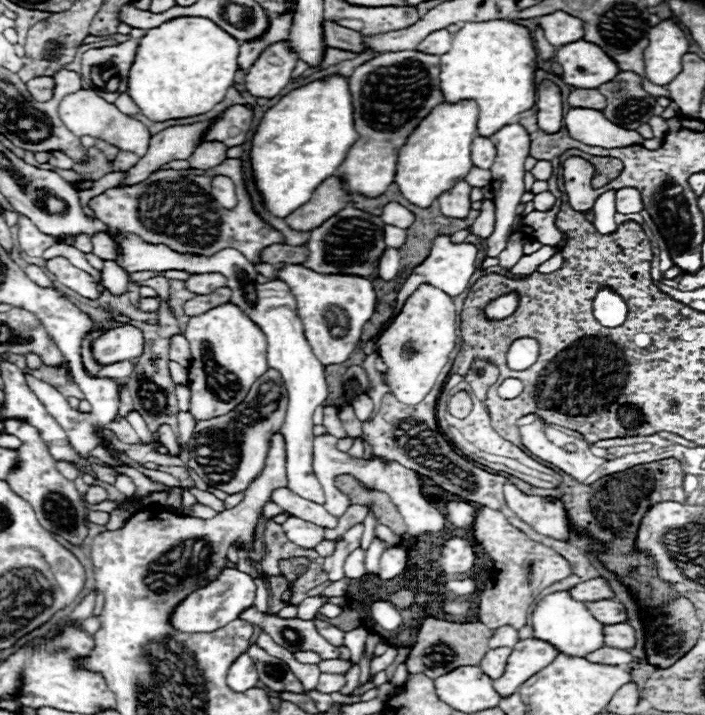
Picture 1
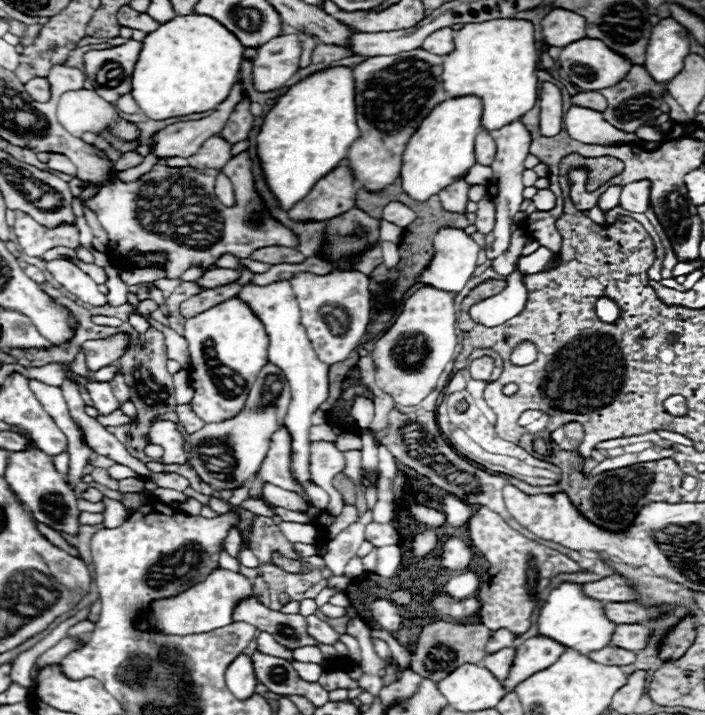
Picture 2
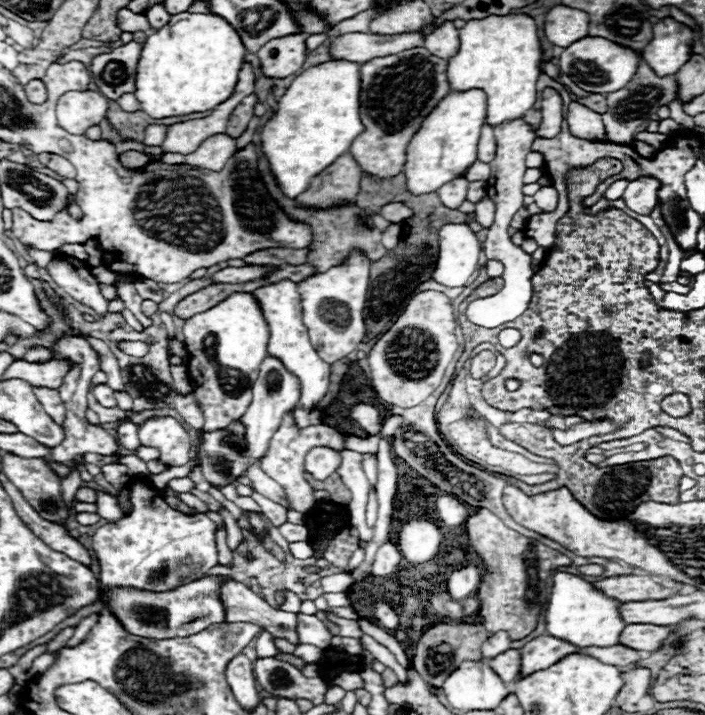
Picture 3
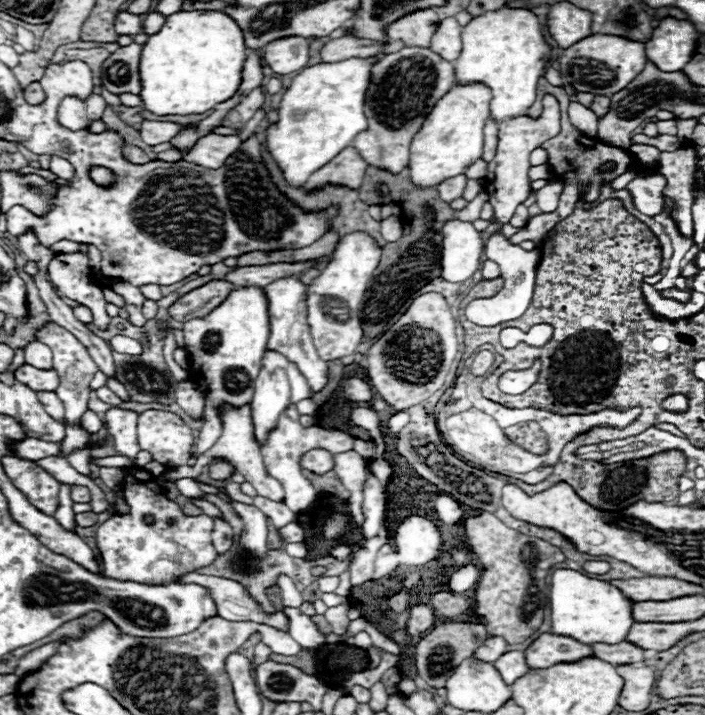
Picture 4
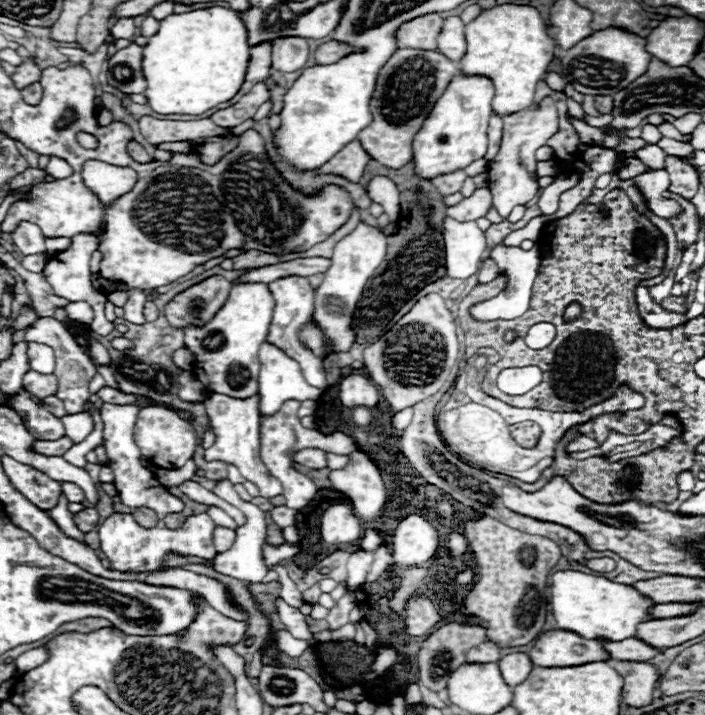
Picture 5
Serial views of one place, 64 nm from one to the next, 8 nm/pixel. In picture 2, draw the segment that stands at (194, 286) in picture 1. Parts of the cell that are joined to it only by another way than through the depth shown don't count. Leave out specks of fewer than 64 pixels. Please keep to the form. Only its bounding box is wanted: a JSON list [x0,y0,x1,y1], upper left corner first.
[198,268,238,290]

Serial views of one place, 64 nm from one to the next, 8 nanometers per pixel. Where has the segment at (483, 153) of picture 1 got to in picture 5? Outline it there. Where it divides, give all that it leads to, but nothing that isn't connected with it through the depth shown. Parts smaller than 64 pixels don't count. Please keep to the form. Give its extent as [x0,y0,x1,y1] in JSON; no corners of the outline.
[484,114,504,160]

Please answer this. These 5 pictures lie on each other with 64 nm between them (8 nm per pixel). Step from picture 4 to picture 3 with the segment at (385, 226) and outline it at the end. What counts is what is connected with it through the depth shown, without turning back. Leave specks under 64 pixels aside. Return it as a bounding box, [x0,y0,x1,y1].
[382,224,400,250]

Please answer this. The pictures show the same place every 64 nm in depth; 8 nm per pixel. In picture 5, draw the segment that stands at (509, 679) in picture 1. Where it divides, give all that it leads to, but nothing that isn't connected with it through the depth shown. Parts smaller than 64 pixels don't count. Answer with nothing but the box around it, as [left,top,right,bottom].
[528,630,610,666]

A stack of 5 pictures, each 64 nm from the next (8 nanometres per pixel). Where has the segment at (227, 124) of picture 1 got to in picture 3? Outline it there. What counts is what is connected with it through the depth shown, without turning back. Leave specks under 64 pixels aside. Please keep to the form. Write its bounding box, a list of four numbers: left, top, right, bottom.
[226,94,258,138]

